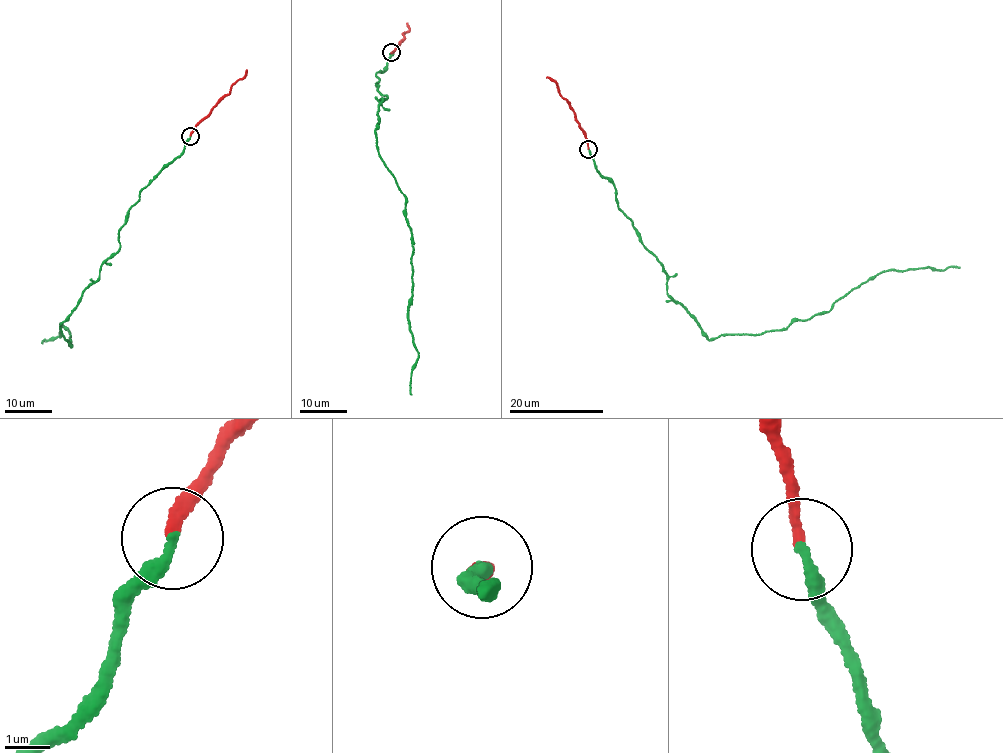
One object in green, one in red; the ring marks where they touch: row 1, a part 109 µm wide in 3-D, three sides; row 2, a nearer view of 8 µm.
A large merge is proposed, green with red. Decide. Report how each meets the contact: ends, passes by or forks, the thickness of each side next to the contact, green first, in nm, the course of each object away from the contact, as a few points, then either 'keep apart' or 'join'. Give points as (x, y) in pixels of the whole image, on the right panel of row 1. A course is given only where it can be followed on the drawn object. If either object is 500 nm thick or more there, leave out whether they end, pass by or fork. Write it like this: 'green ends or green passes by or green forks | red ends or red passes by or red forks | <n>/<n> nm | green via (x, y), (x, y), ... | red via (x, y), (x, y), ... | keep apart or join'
green ends | red ends | 280/240 nm | green via (588, 149), (660, 262), (669, 294), (708, 338), (807, 321), (882, 272), (960, 267) | red via (588, 149), (569, 103), (555, 81), (546, 76) | keep apart

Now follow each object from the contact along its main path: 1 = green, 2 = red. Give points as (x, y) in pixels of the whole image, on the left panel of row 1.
1: (190, 135), (140, 191), (119, 249), (60, 324), (70, 346), (63, 325), (42, 343)
2: (190, 135), (195, 125), (225, 96), (247, 69)

